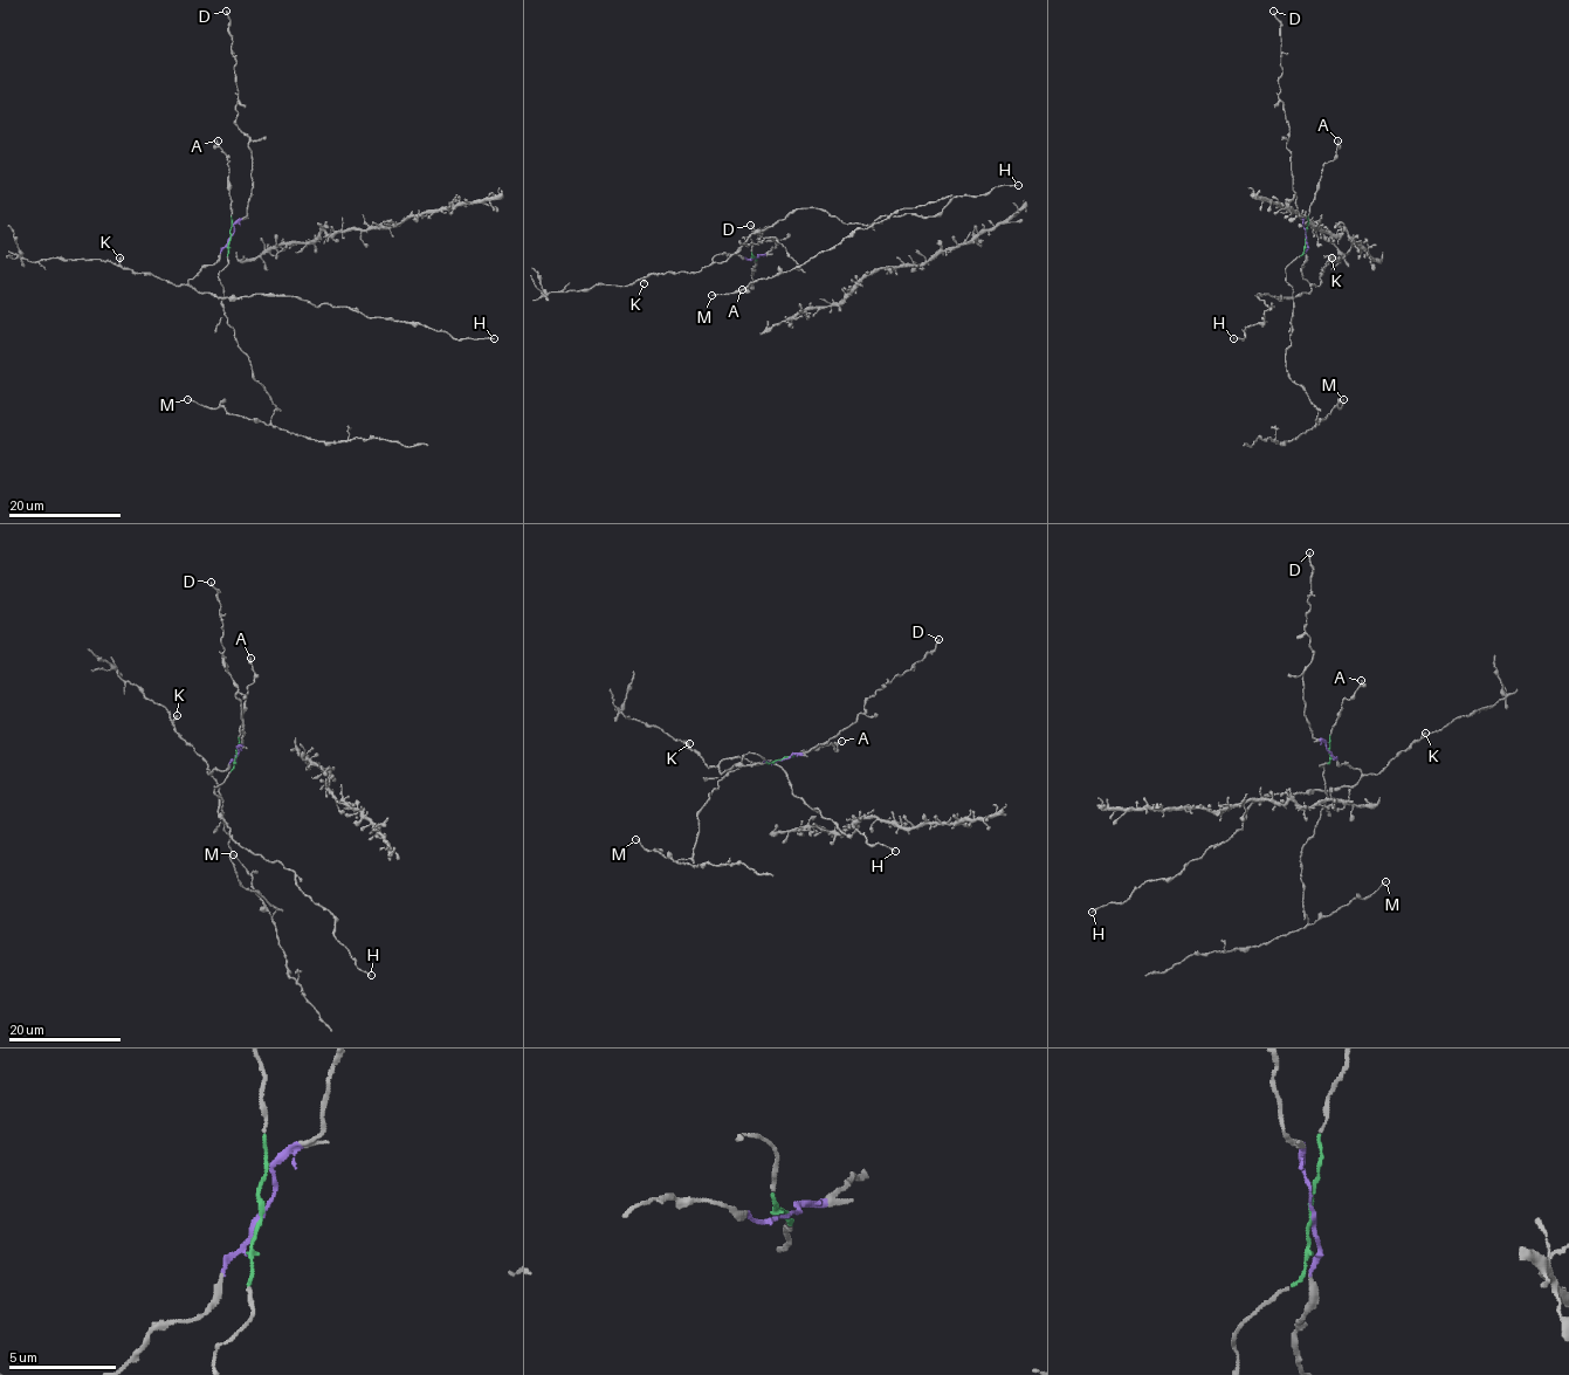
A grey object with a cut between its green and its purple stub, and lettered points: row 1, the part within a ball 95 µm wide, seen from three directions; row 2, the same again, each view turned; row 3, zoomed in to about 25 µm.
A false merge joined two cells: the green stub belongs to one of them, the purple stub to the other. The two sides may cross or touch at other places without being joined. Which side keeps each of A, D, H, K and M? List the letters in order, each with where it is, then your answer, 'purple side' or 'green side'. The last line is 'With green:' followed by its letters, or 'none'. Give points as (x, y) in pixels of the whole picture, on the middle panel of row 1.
A: place (742, 289); green side
D: place (750, 225); purple side
H: place (1018, 185); purple side
K: place (644, 283); purple side
M: place (711, 295); green side
With green: A, M

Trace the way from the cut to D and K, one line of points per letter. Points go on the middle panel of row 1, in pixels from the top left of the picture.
D: (755, 256), (765, 255), (776, 242), (773, 238), (764, 241), (759, 238), (762, 229), (758, 234), (750, 226)
K: (755, 256), (751, 260), (737, 254), (717, 254), (699, 270), (649, 274), (644, 283)

